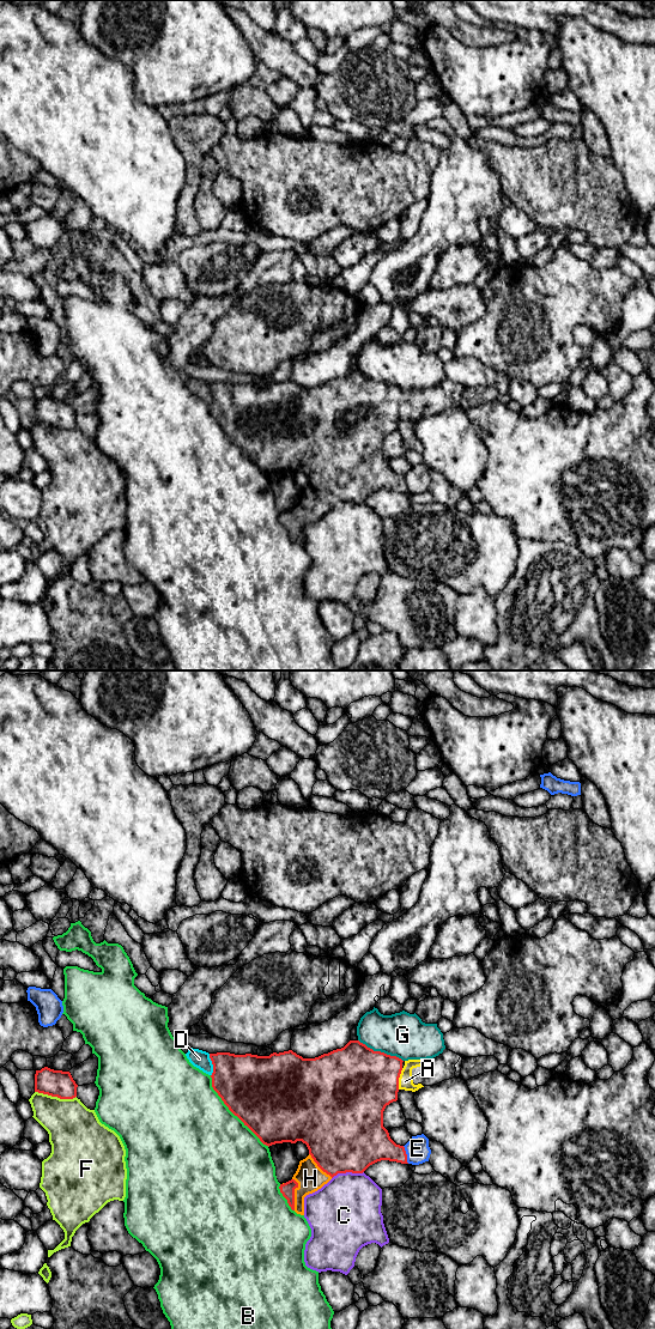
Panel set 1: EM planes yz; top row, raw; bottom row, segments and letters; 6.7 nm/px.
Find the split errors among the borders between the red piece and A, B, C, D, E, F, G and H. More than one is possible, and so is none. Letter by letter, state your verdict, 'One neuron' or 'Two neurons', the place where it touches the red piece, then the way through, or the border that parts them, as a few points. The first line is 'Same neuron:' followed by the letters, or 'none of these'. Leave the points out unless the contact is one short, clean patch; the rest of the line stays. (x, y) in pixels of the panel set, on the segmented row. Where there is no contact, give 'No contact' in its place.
Same neuron: A, H
A: One neuron. Touches red at yz (398, 1079)
B: Two neurons. Touches red at yz (232, 1112)
C: Two neurons. Touches red at yz (347, 1171)
D: Two neurons. Touches red at yz (212, 1063)
E: Two neurons. Touches red at yz (406, 1154)
F: Two neurons. Touches red at yz (55, 1096)
G: Two neurons. Touches red at yz (380, 1051)
H: One neuron. Touches red at yz (293, 1194)

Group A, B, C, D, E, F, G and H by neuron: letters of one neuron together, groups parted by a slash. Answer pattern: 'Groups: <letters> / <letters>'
Groups: A H / B / C / D / E / F / G

